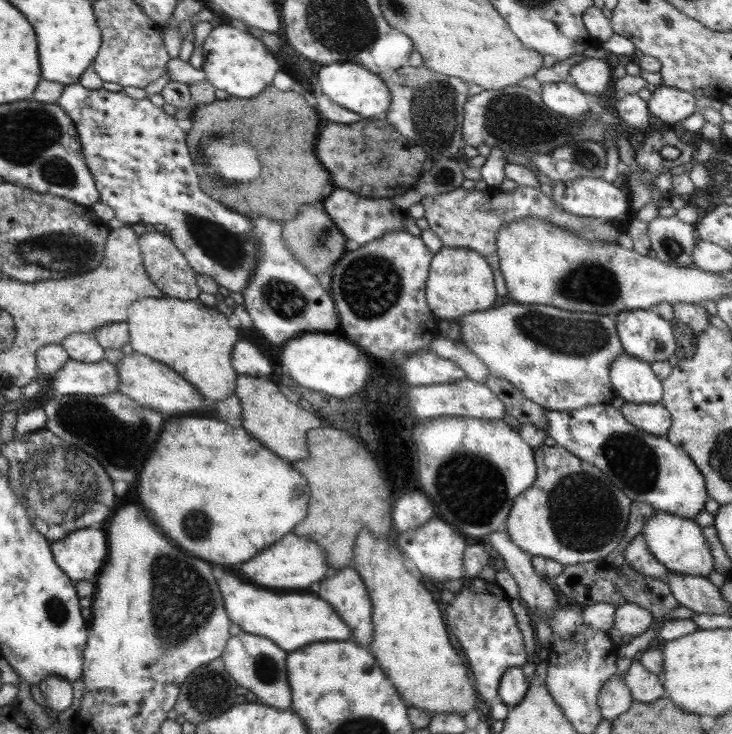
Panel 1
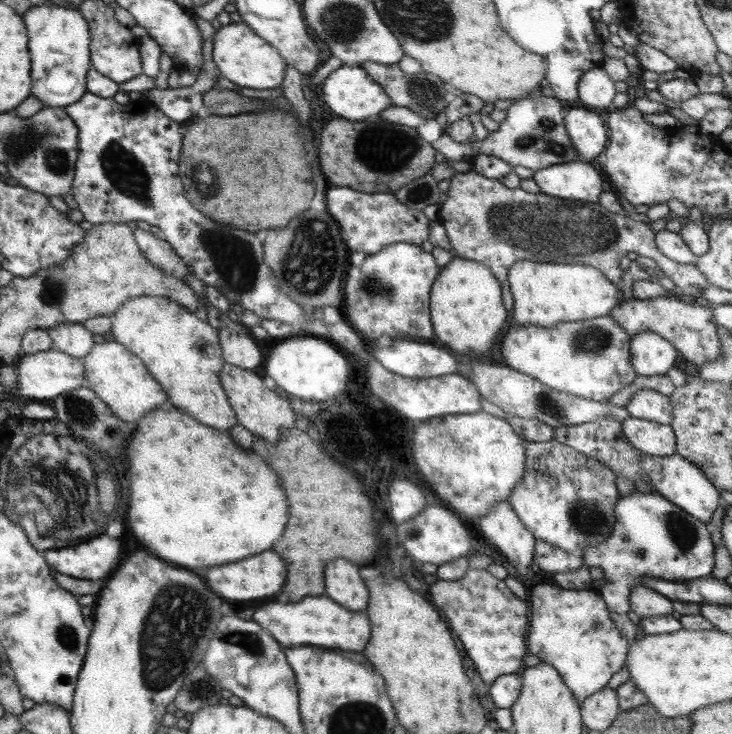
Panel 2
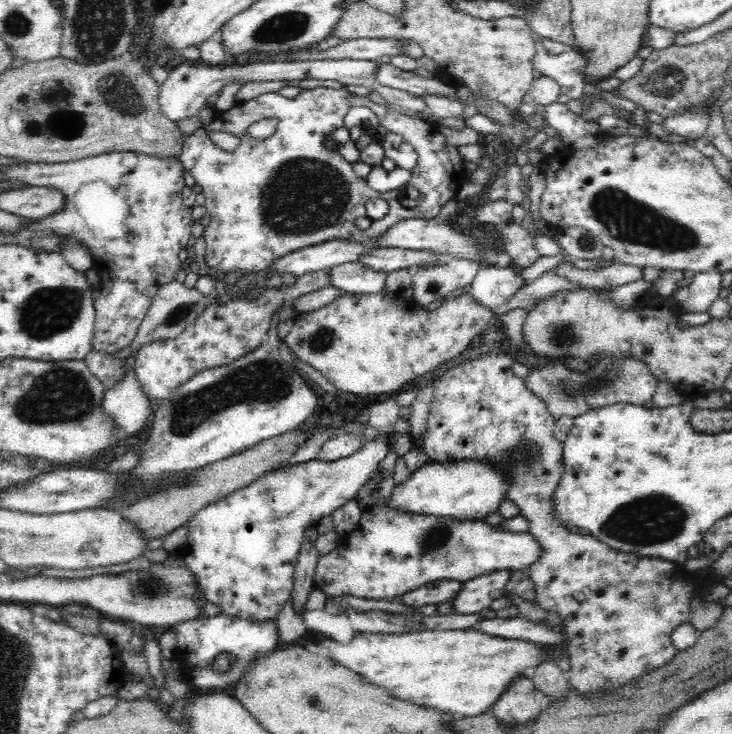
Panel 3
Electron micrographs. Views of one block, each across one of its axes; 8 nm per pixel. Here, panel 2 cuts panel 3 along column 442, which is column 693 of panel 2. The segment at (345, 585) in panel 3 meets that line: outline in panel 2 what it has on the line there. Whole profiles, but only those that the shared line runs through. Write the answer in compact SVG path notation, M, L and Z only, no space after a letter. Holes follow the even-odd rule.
M633 492L618 497L613 518L613 531L609 538L602 540L601 544L584 548L580 553L586 567L597 566L603 570L606 583L596 592L608 612L621 615L629 612L629 594L635 586L639 586L639 575L678 583L710 576L714 565L710 528L658 493Z

